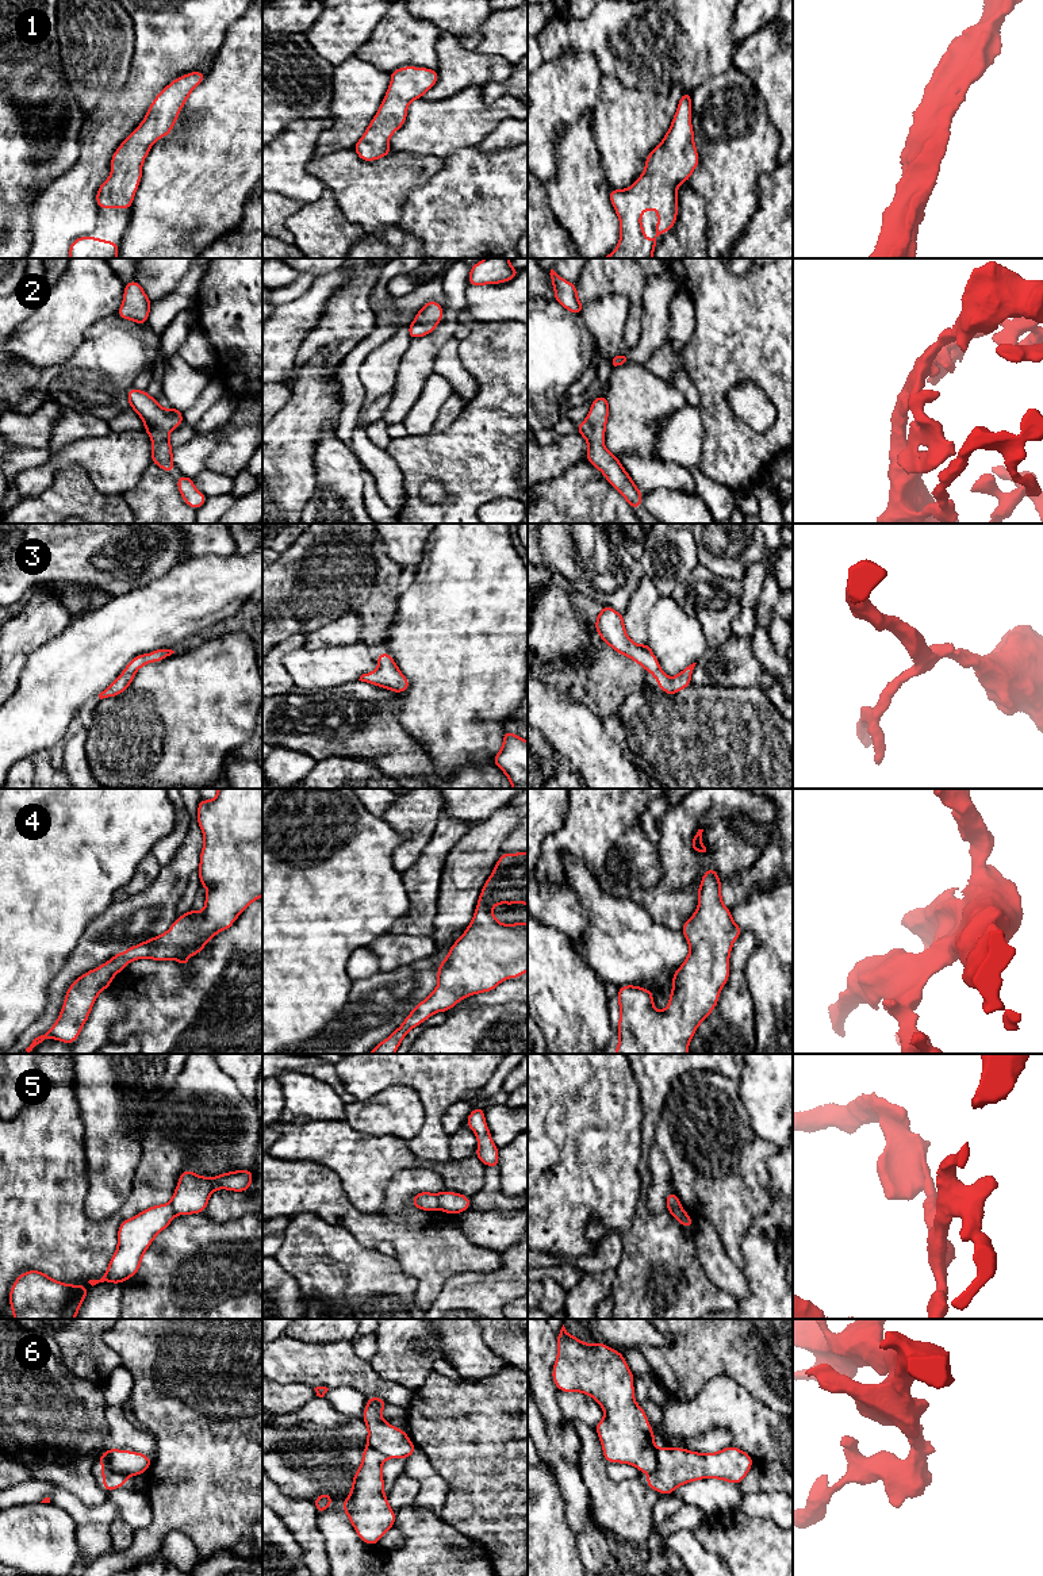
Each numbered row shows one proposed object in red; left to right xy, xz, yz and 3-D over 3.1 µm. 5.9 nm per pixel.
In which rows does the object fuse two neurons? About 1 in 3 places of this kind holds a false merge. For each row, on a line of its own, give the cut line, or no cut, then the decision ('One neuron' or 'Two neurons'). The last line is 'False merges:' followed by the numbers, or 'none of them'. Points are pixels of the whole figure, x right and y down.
1: No split. One neuron
2: No split. One neuron
3: No split. One neuron
4: No split. One neuron
5: Split along xz (436, 1195), (440, 1208). Two neurons
6: Split along xy (108, 1449), (110, 1465), (126, 1476). Two neurons
False merges: 5, 6

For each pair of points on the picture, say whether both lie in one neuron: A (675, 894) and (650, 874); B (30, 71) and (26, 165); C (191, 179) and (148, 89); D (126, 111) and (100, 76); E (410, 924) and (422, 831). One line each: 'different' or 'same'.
A: different
B: same
C: different
D: different
E: different

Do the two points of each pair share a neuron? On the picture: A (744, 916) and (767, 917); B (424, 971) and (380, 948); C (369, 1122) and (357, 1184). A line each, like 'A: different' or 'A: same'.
A: same
B: different
C: different

